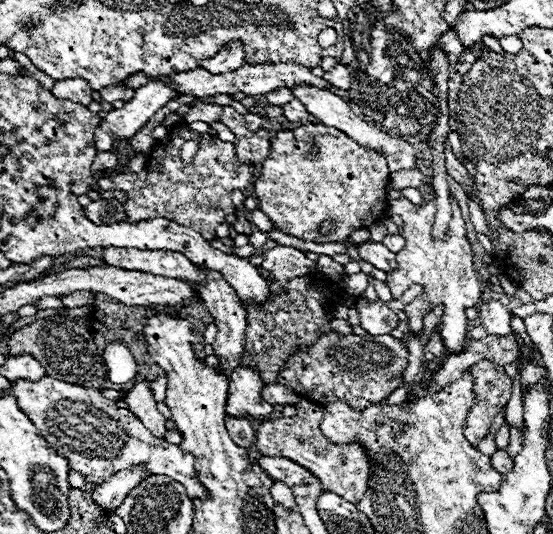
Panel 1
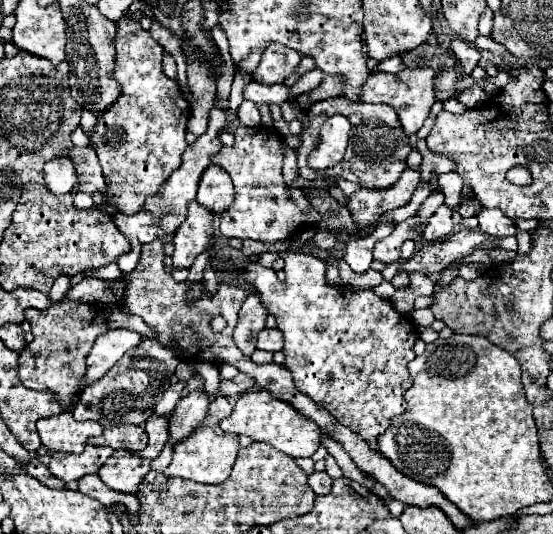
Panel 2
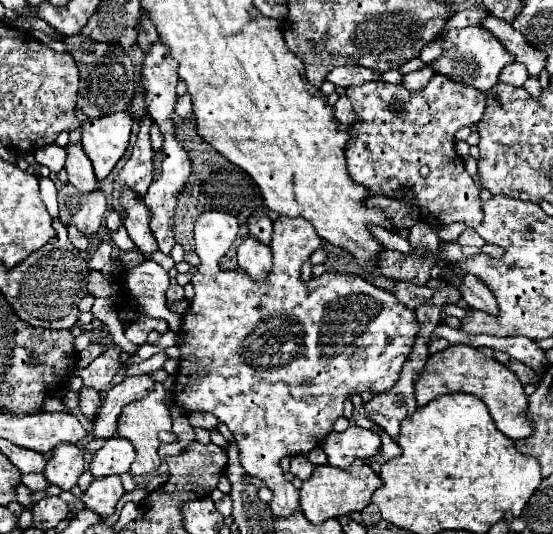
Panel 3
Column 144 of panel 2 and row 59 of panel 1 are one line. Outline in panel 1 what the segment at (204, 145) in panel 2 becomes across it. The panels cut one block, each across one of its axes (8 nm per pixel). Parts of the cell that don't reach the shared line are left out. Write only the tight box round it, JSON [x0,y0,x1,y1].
[200,42,244,74]

